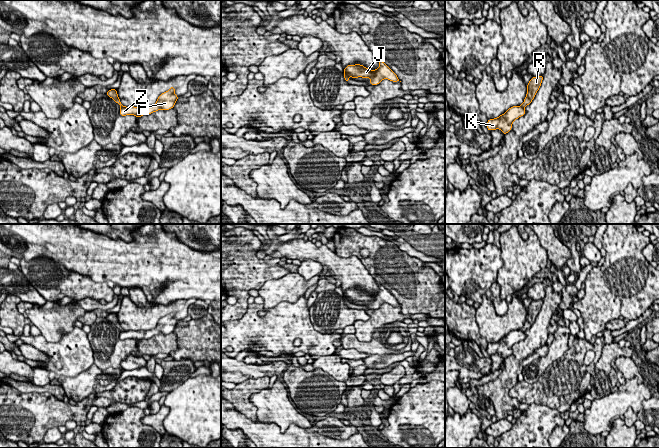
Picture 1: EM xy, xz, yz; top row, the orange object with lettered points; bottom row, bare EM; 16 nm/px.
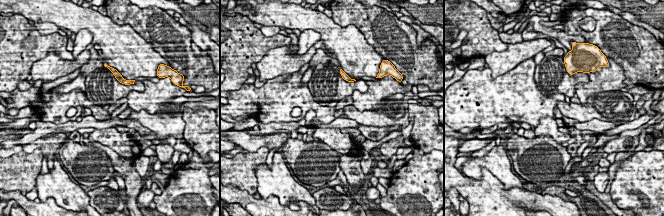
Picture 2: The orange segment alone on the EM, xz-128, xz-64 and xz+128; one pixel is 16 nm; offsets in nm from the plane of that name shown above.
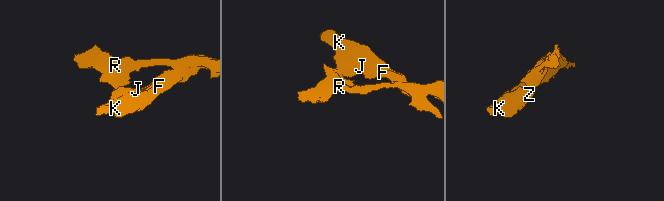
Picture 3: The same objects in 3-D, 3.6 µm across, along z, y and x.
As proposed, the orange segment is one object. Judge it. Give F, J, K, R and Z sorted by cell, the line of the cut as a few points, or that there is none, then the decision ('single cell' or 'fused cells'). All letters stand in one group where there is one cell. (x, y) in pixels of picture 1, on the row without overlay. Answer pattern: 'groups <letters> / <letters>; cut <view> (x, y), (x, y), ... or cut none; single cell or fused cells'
groups F J K Z / R; cut xy (124, 330), (121, 331); fused cells

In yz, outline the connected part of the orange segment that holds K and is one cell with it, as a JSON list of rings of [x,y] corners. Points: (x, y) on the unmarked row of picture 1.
[[[521,330],[510,331],[504,338],[494,343],[488,343],[487,353],[489,355],[500,353],[505,359],[512,353],[513,346],[525,339],[525,333]]]

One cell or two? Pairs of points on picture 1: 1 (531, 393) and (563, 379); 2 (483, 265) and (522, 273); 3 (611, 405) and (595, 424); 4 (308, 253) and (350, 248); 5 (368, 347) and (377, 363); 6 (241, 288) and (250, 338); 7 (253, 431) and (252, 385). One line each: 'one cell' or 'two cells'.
1: one cell
2: two cells
3: one cell
4: two cells
5: two cells
6: two cells
7: two cells

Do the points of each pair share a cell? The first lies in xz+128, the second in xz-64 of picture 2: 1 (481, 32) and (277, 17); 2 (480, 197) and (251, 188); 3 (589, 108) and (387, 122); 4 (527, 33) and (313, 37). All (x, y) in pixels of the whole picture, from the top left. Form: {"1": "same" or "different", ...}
{"1": "different", "2": "different", "3": "same", "4": "same"}

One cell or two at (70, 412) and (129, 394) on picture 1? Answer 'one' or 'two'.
one

